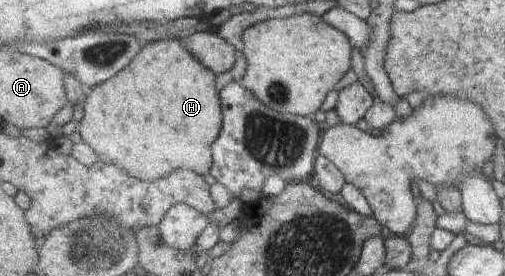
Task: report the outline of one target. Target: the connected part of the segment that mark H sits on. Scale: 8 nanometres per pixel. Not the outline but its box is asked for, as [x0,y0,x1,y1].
[77,40,223,180]

